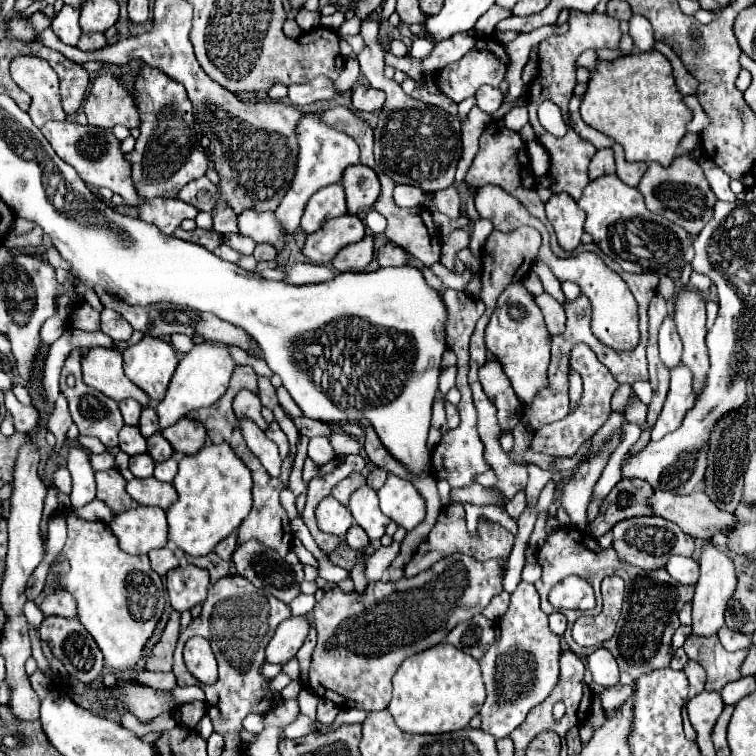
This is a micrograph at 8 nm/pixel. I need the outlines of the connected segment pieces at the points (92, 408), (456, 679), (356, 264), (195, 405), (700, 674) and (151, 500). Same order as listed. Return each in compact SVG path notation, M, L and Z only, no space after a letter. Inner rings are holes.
M76 347L70 351L70 355L66 357L66 363L62 367L62 375L60 375L60 391L66 395L68 405L70 405L70 415L74 419L74 423L80 429L80 435L88 435L88 437L98 437L108 449L114 449L118 445L118 431L124 427L124 419L122 413L118 409L118 403L110 397L106 397L104 393L92 389L90 385L84 383L82 379L82 369L80 369L80 361L82 361L82 349ZM74 373L76 375L76 387L68 387L66 385L66 375Z
M450 643L434 645L402 661L392 677L394 695L388 703L396 725L408 733L448 733L464 729L486 699L480 665Z
M368 231L362 241L340 249L338 255L332 259L332 267L336 271L362 271L370 265L372 259L374 259L374 237Z
M204 341L204 343L196 345L192 351L188 351L178 363L178 369L168 385L166 397L156 405L156 413L160 419L160 431L174 425L178 421L176 415L180 415L180 419L182 419L182 417L186 417L186 413L190 413L194 409L210 407L212 403L216 403L226 393L234 367L236 367L236 363L232 361L232 357L228 353L228 345Z
M688 661L686 667L684 667L684 673L690 681L690 693L688 693L688 699L696 697L698 693L704 691L704 683L706 683L706 671L696 663L696 661Z
M150 477L150 479L132 479L126 485L126 491L128 491L128 495L134 501L138 501L142 505L162 507L162 509L168 509L178 499L178 493L176 493L174 485L172 483L156 481L156 477Z

